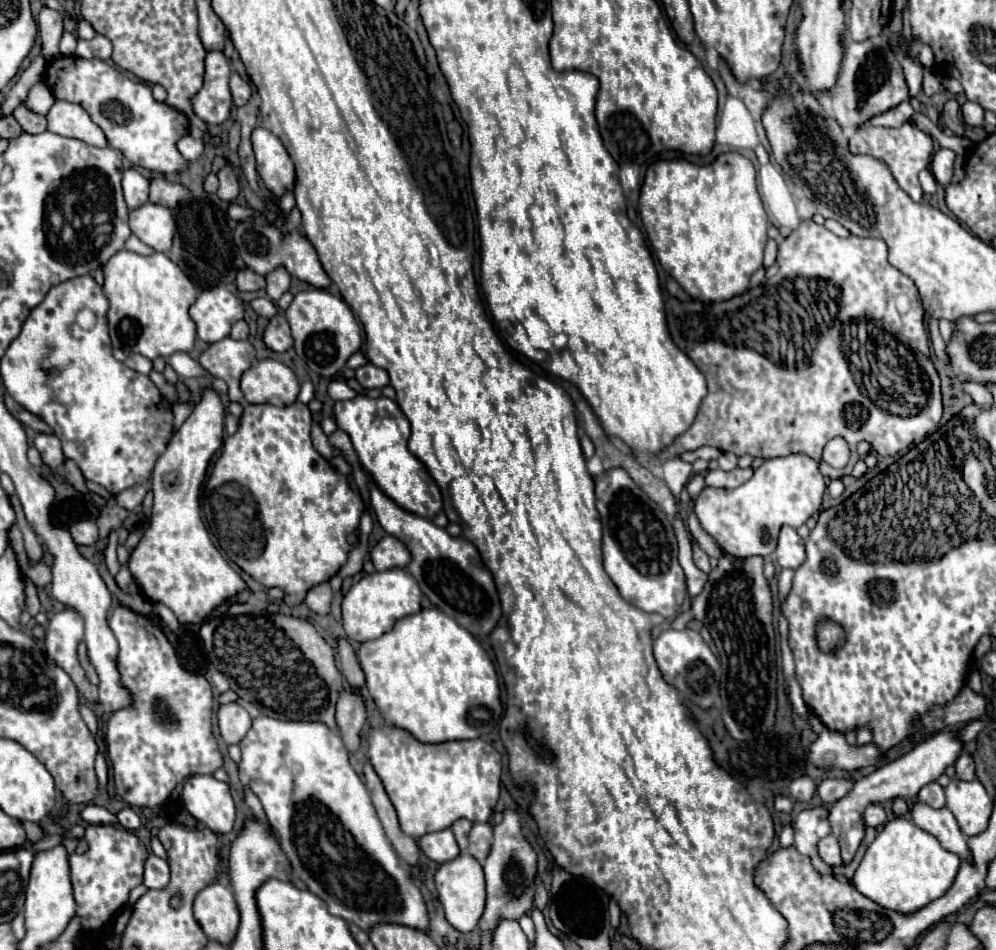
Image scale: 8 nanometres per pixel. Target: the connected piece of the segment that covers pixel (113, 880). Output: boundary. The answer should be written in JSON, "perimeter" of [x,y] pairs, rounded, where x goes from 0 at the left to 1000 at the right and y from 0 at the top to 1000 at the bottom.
{"perimeter":[[[88,868],[84,883],[88,885],[88,896],[70,900],[72,934],[78,951],[76,963],[82,967],[82,980],[102,982],[110,976],[118,957],[129,951],[131,938],[143,929],[149,894],[135,877],[116,868]]]}

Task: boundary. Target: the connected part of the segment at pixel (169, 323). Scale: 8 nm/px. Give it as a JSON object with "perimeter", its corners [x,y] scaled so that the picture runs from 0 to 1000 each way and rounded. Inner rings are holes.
{"perimeter":[[[122,262],[102,283],[104,283],[104,311],[110,317],[108,340],[114,365],[120,365],[124,372],[141,372],[149,378],[171,376],[173,372],[191,369],[195,365],[197,342],[191,336],[189,325],[197,317],[197,302],[177,277],[173,277],[165,266],[145,271]]]}

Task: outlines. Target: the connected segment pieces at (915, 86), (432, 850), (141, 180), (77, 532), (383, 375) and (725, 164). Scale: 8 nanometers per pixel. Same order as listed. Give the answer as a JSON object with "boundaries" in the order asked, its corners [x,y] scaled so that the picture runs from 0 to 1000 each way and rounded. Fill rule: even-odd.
{"boundaries":[[[[912,56],[906,60],[906,71],[908,71],[908,79],[910,79],[910,87],[914,92],[914,102],[920,102],[920,98],[926,94],[926,77],[928,71]]],[[[454,873],[430,877],[420,883],[420,889],[428,898],[428,902],[438,908],[448,908],[448,906],[454,906],[462,900],[462,892],[458,887]]],[[[127,178],[124,188],[122,188],[122,199],[124,199],[129,218],[137,220],[139,216],[145,216],[149,212],[151,191],[145,184],[141,184],[137,178]]],[[[90,546],[76,548],[70,555],[70,563],[72,563],[76,574],[96,574],[96,569],[98,569],[98,555]]],[[[367,382],[367,384],[359,386],[359,388],[357,388],[357,399],[359,399],[359,403],[361,403],[363,407],[367,407],[367,409],[376,409],[376,407],[384,409],[384,407],[388,407],[388,405],[392,403],[390,393],[388,393],[386,388],[373,384],[373,382]]],[[[725,161],[709,174],[699,174],[691,167],[661,167],[649,180],[641,216],[663,279],[693,313],[717,319],[739,313],[751,304],[755,287],[765,281],[767,258],[771,254],[771,228],[759,199],[757,174],[743,161]]]]}

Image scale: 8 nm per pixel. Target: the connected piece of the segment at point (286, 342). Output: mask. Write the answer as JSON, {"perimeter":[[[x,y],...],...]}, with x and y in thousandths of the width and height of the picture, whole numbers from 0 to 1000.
{"perimeter":[[[279,329],[271,336],[265,348],[265,361],[273,369],[289,369],[293,365],[293,353],[291,353],[291,344],[285,329]]]}

